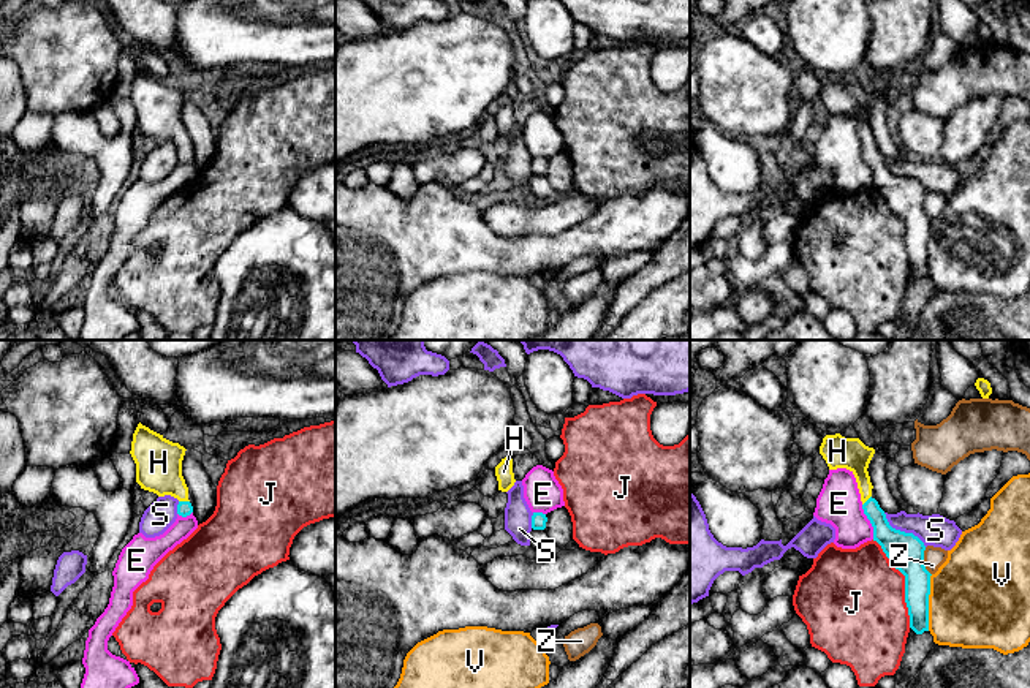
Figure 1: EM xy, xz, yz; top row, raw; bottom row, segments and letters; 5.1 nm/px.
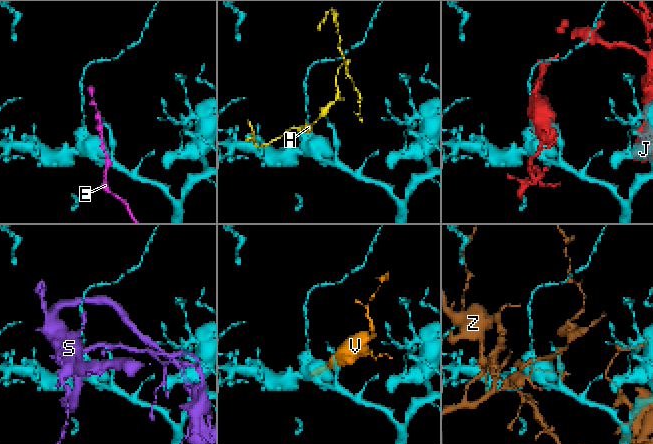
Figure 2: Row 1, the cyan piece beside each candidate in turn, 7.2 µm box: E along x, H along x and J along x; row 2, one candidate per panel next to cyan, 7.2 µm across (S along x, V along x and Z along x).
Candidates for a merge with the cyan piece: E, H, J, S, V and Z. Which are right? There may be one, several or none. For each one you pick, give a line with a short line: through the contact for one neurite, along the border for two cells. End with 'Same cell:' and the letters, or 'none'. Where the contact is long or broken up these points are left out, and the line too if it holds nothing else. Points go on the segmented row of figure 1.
H: line xy (184, 508), (184, 502), (159, 462)
Same cell: H

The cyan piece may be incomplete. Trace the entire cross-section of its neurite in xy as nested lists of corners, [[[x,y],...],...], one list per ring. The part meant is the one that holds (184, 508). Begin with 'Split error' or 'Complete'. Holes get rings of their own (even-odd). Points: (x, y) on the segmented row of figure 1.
Split error. [[[141,422],[133,433],[130,451],[136,463],[136,482],[141,489],[153,492],[158,497],[171,495],[177,498],[177,514],[182,517],[193,512],[188,487],[182,476],[185,451],[179,443],[166,440]]]

